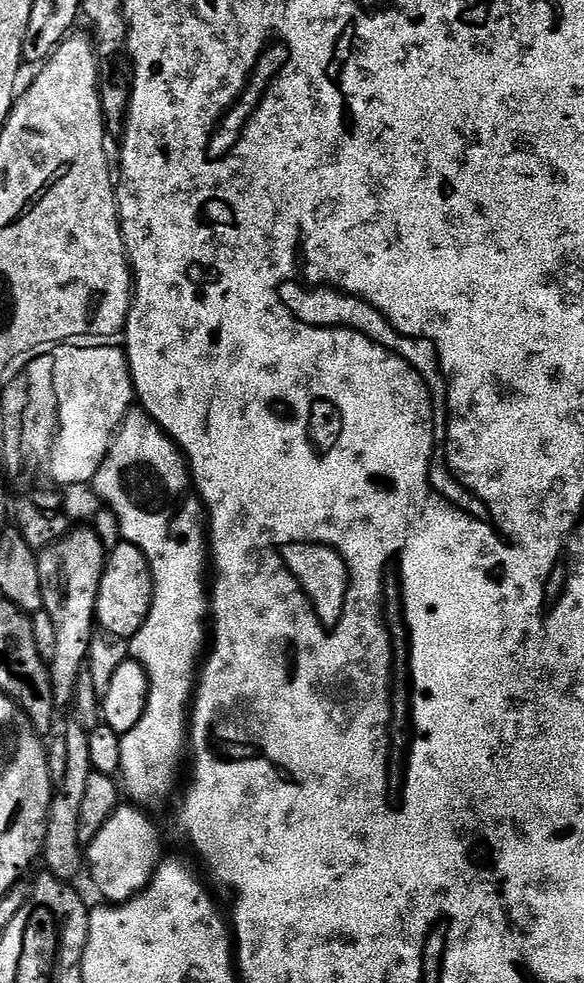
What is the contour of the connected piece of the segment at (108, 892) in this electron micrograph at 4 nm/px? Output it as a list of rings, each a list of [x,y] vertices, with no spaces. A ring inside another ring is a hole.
[[[136,806],[117,807],[112,817],[98,830],[94,839],[86,844],[86,868],[92,871],[96,888],[105,896],[105,901],[123,904],[141,892],[152,880],[156,865],[161,863],[160,832],[156,824],[148,820],[147,811]]]

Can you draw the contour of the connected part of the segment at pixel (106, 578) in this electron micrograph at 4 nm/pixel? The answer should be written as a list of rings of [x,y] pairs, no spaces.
[[[121,540],[105,555],[103,576],[96,594],[97,625],[115,639],[131,637],[141,628],[152,605],[153,582],[148,559],[132,543]]]

